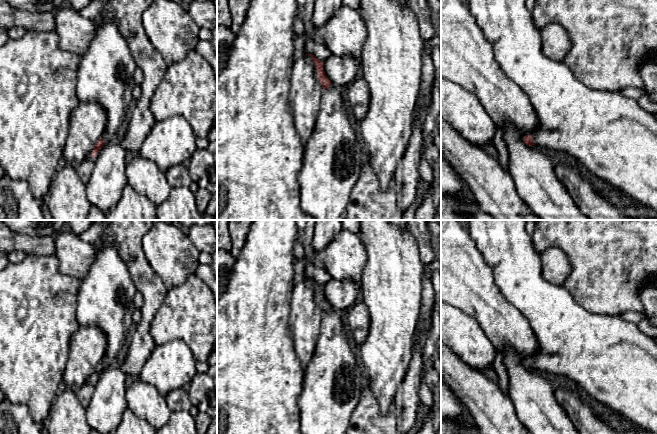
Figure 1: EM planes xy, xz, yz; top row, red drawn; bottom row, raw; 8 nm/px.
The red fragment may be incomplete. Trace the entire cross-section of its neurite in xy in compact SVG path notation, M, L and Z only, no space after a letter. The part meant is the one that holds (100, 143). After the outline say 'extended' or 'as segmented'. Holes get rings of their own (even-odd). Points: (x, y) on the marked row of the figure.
M97 19L96 23L95 36L81 56L76 86L79 101L96 102L107 114L107 126L94 146L93 158L105 143L114 140L125 118L133 100L133 74L137 69L118 22Z; extended

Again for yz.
M468 0L468 8L474 16L476 23L483 32L485 39L492 46L496 61L504 74L516 83L521 90L528 96L537 117L539 126L532 135L523 137L525 144L536 146L544 151L553 153L554 151L563 151L576 157L584 167L592 172L596 177L601 178L608 184L621 190L624 194L639 201L642 204L650 206L657 211L657 120L653 113L645 111L639 106L635 99L628 98L619 92L605 90L596 90L589 88L580 82L571 69L563 61L554 61L547 58L542 52L542 43L539 29L535 26L532 13L526 7L526 0Z; extended

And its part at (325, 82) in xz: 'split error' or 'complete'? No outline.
split error

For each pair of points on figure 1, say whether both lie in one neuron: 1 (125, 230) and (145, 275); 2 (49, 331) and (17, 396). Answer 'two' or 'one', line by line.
1: one
2: one

